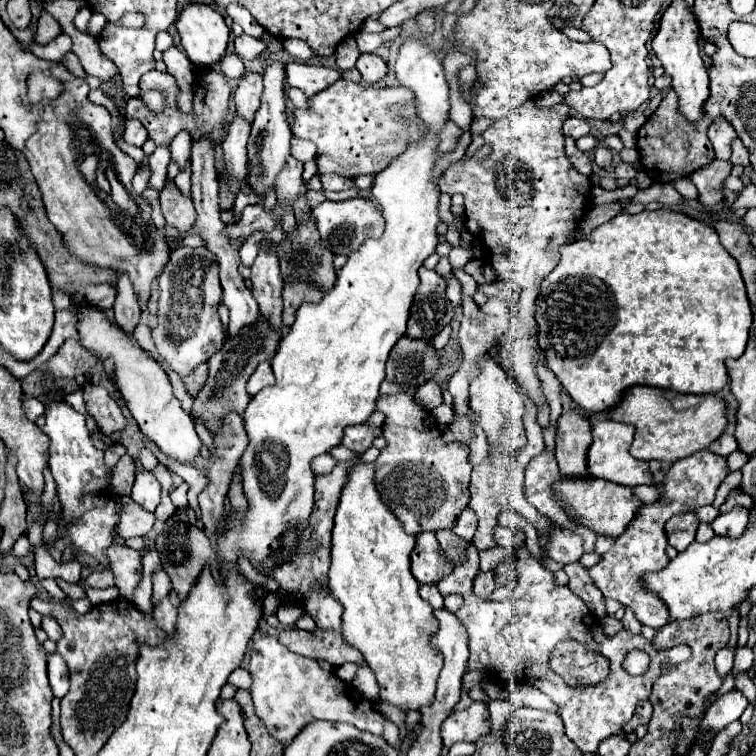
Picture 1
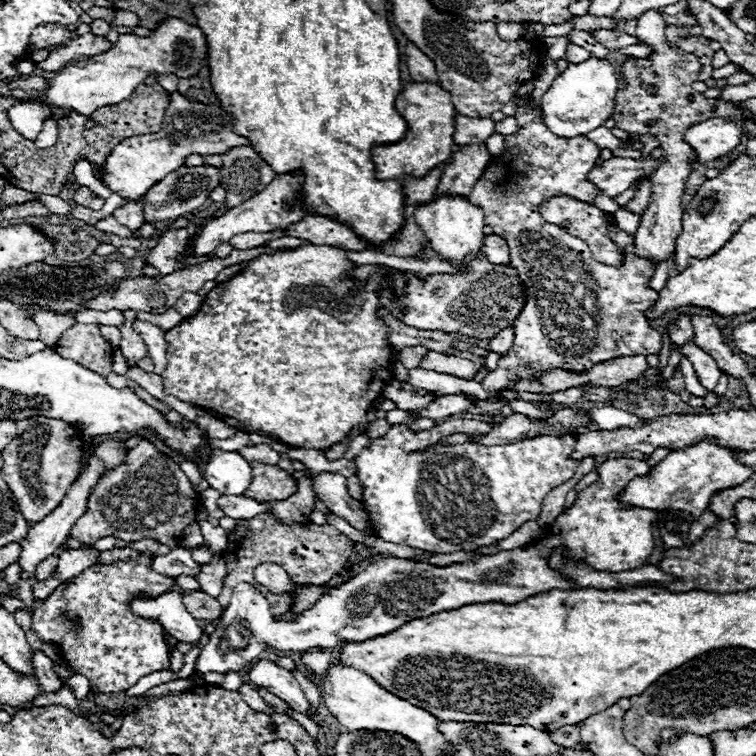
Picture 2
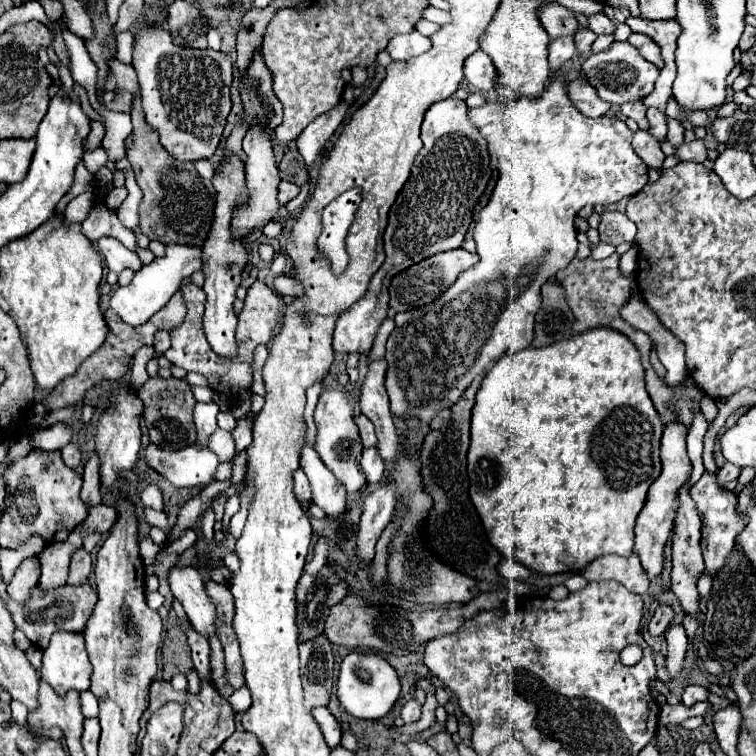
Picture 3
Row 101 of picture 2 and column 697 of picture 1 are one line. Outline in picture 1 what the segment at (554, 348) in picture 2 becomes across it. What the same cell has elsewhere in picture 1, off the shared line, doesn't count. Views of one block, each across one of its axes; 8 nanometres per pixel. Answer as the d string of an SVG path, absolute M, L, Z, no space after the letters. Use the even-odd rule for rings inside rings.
M686 512L686 514L678 514L672 516L666 524L666 532L668 532L668 542L670 546L674 546L678 552L684 552L696 536L698 530L698 518L694 512Z

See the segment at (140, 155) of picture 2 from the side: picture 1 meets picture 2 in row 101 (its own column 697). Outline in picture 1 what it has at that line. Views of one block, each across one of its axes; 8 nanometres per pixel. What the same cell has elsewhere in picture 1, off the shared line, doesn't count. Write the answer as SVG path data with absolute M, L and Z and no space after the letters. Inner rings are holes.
M712 160L710 164L698 168L696 172L692 172L690 180L696 184L698 188L698 198L702 204L712 206L716 202L720 202L724 198L722 192L722 182L724 178L730 174L732 164L724 162L724 160Z

